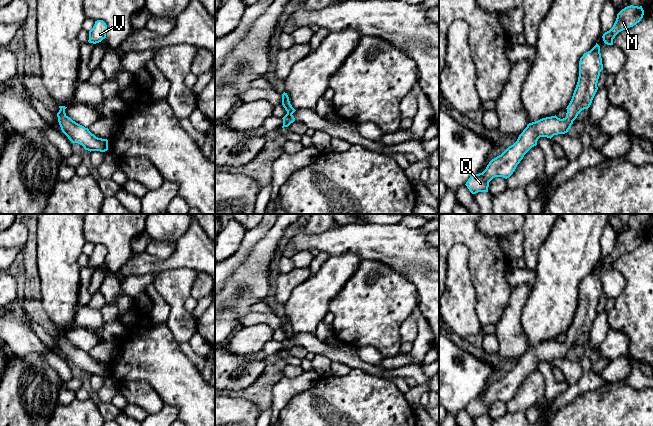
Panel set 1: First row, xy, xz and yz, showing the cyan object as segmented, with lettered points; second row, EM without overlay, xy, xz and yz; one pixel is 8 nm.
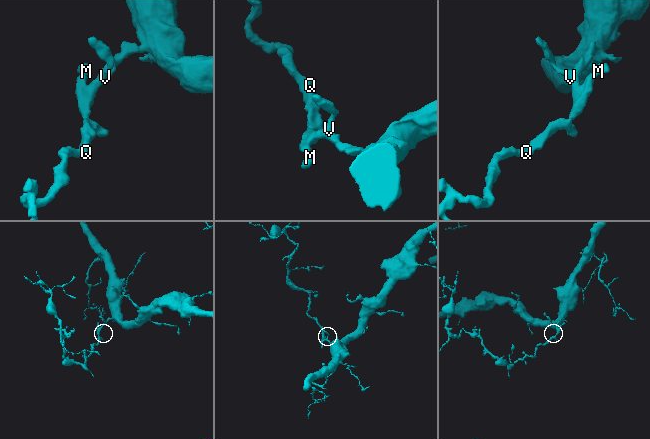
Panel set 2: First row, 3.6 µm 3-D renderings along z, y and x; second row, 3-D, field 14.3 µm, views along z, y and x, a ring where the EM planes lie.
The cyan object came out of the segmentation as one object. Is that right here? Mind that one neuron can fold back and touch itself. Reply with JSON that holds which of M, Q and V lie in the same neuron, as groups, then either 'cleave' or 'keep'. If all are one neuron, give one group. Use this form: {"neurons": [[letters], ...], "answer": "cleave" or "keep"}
{"neurons": [["M", "Q", "V"]], "answer": "keep"}

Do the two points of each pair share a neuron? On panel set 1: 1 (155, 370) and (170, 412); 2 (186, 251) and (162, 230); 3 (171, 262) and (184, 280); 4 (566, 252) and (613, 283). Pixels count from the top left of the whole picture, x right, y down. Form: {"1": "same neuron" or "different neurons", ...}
{"1": "different neurons", "2": "different neurons", "3": "different neurons", "4": "different neurons"}

